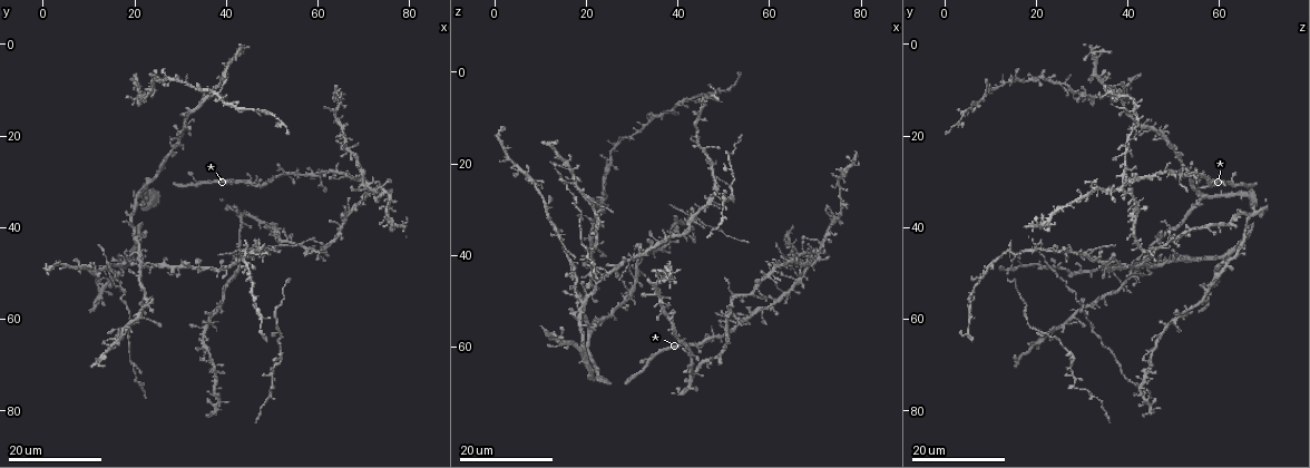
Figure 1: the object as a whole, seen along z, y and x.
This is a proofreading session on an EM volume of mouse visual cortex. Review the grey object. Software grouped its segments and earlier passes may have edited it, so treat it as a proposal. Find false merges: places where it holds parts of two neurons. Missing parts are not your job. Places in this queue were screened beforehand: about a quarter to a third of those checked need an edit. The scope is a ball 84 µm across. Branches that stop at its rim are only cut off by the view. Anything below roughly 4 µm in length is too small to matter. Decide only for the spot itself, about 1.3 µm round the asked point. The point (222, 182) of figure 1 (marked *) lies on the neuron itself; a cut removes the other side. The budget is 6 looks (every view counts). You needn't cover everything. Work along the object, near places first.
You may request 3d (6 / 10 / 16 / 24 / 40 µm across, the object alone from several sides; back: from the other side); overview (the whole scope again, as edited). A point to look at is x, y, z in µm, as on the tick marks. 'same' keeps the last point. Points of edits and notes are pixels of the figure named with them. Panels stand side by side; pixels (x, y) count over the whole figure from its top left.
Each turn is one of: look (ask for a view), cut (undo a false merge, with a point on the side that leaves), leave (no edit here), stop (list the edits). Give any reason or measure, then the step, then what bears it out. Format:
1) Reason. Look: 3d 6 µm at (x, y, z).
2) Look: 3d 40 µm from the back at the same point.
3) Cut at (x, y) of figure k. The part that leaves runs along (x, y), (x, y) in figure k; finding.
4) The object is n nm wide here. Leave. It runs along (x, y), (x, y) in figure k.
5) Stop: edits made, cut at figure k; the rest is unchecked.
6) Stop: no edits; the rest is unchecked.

Sharp bend. Look: 3d 16 µm at (48.0, 63.5, 5.0).

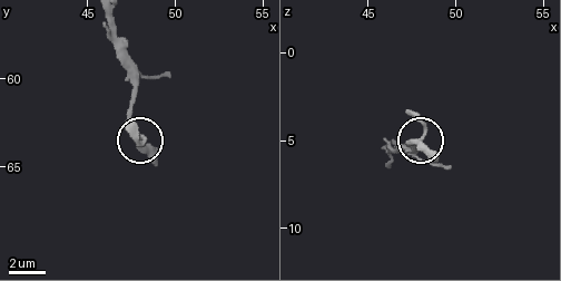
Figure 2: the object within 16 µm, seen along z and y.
Look: 3d 10 µm at the same point.

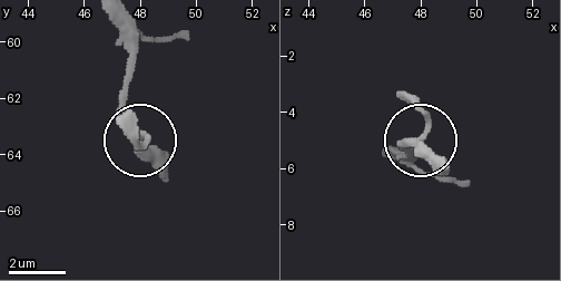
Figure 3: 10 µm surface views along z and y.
Look: 3d 6 µm at the same point.

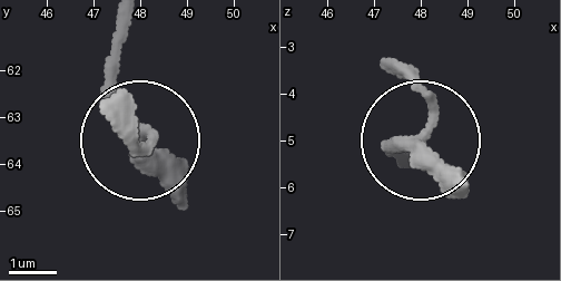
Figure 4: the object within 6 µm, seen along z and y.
The object is 280 nm wide here. Leave. One neuron here.

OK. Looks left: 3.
Two arms in line, one across. Look: 3d 24 µm at (48.5, 44.0, 23.0).

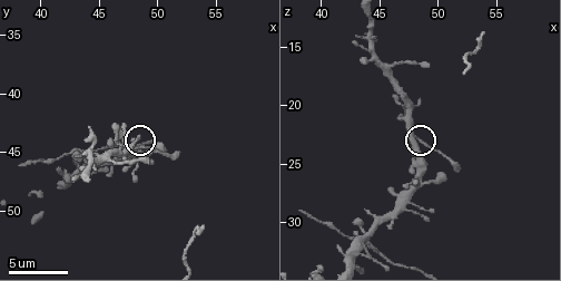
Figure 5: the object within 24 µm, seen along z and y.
Look: 3d 10 µm at (48.4, 44.4, 23.0).

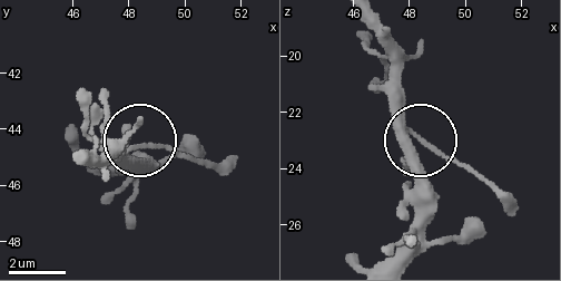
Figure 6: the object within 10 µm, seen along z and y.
3 arms meet here. Leave. All the same neuron.

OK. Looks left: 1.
Stop: no edits; the rest is unchecked.

